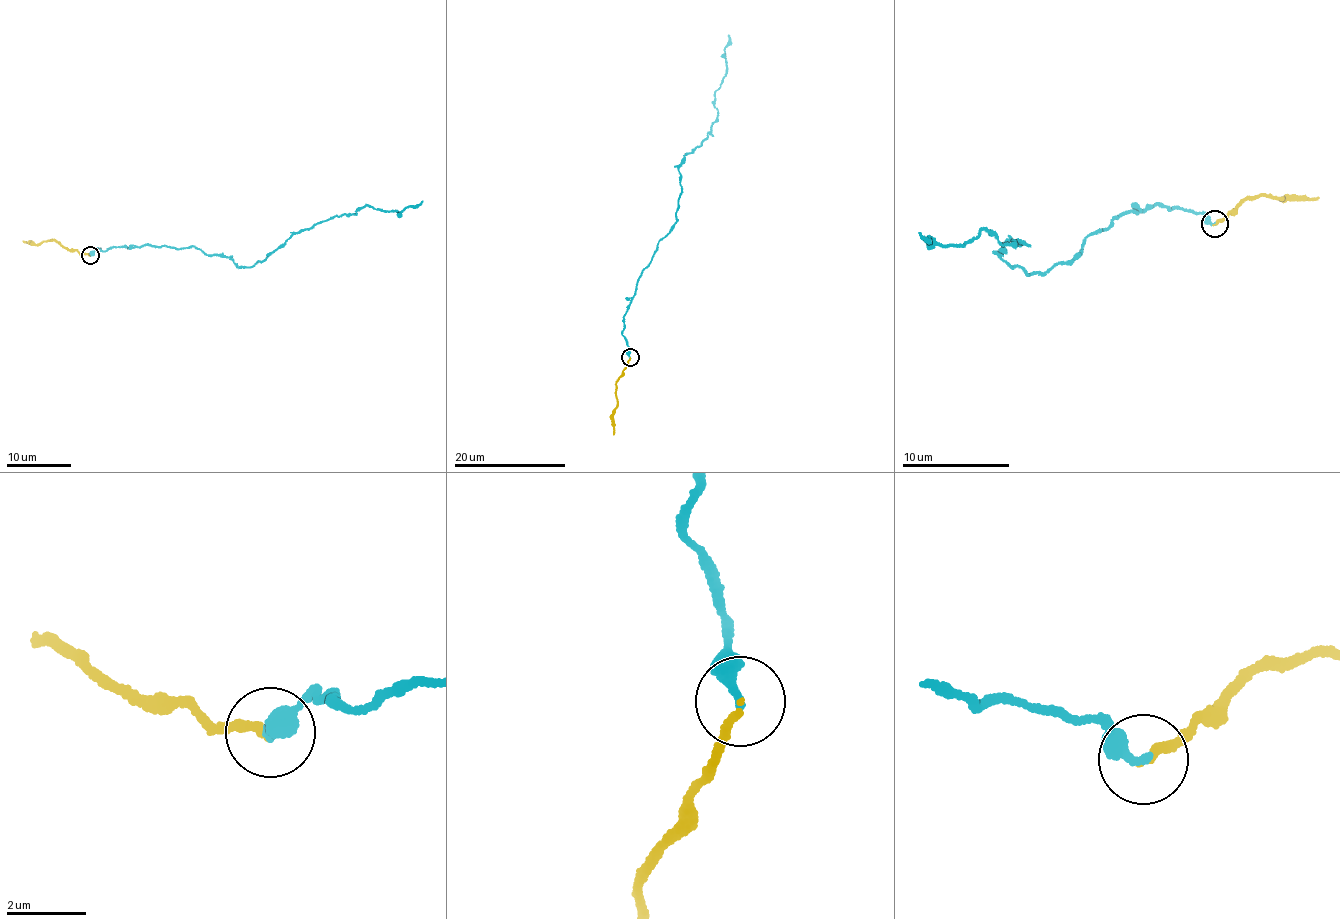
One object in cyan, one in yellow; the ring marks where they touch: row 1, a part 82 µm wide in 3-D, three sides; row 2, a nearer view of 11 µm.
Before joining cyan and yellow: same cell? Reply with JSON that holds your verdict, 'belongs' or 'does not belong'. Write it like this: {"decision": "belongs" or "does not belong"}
{"decision": "belongs"}

